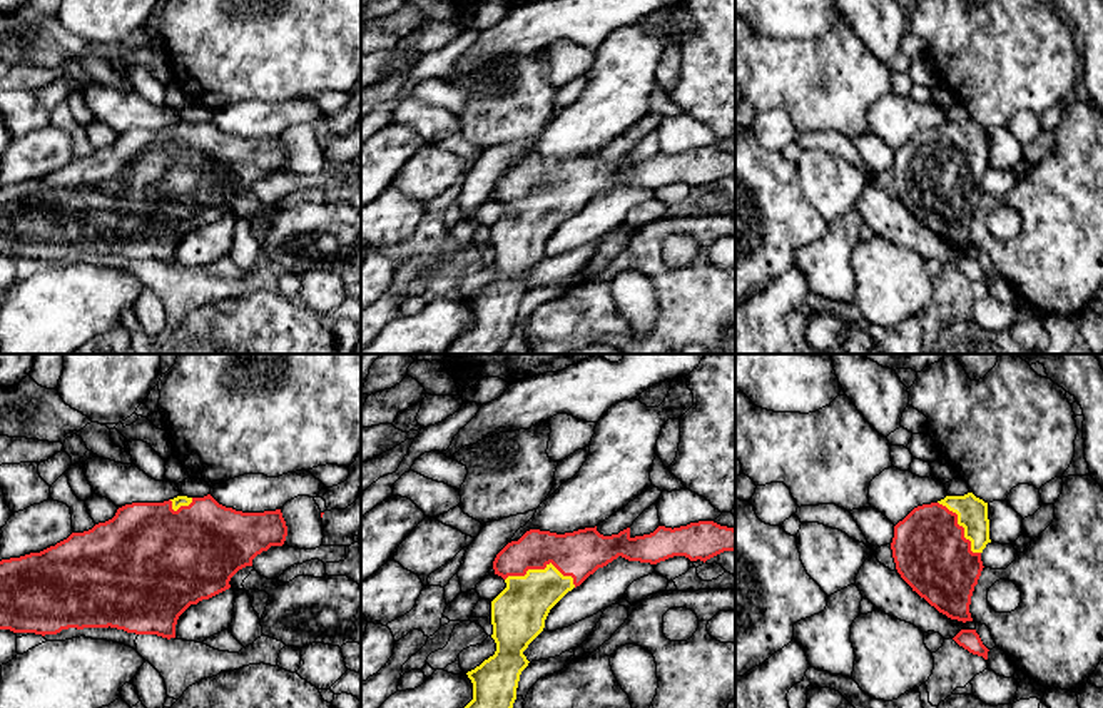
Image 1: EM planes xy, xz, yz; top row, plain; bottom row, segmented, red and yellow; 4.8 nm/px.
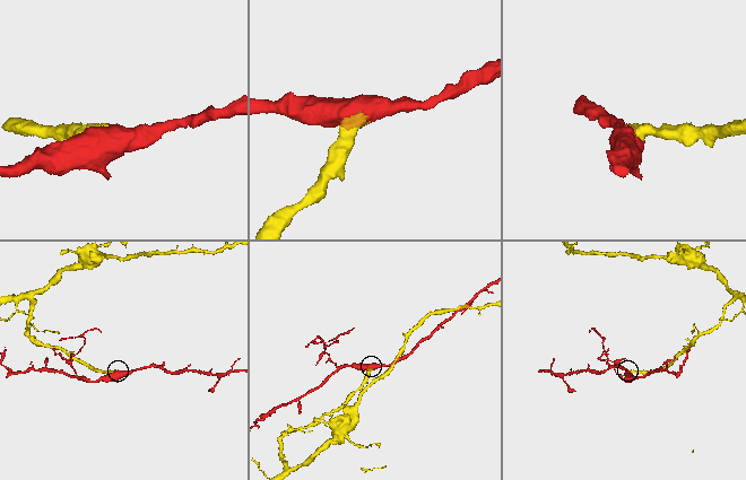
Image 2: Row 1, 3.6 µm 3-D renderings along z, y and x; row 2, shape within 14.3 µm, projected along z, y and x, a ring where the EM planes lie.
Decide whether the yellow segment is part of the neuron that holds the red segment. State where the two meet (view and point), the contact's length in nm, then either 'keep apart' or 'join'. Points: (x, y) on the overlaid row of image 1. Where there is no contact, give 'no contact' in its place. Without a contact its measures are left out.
xz (543, 568) | 340 nm | join

